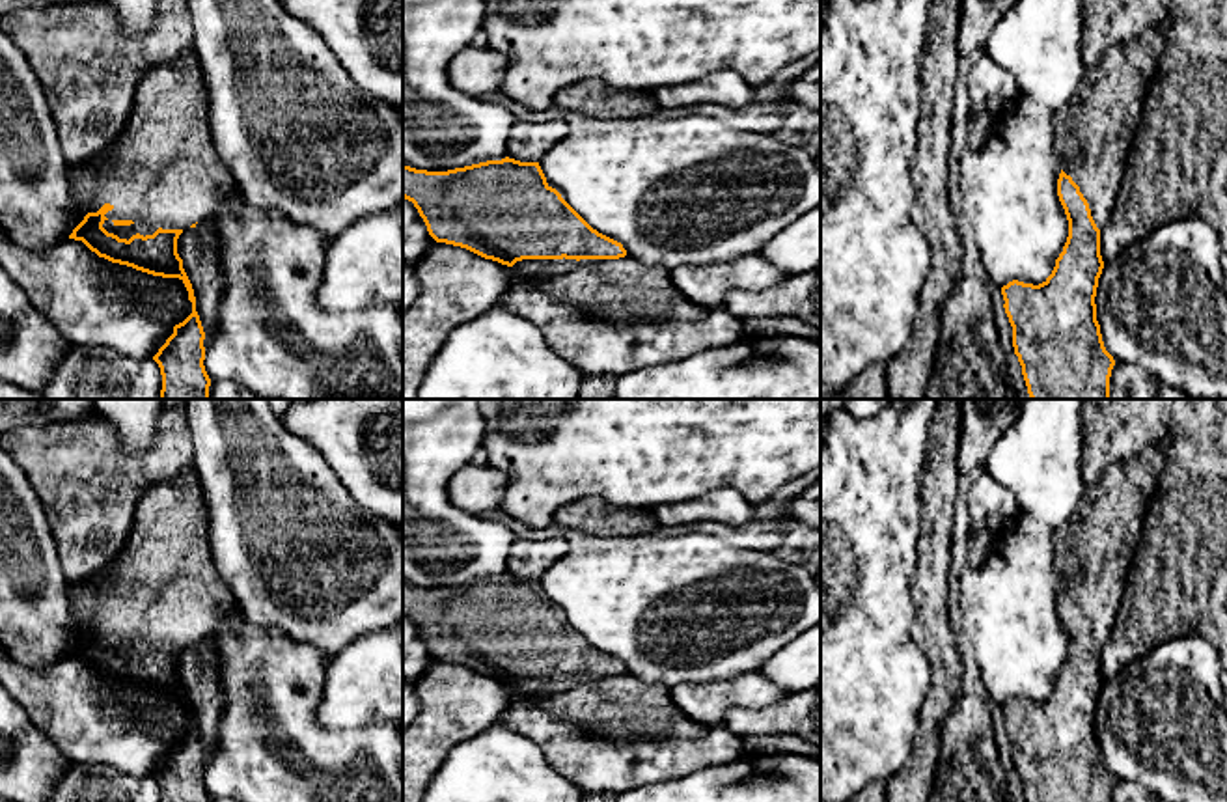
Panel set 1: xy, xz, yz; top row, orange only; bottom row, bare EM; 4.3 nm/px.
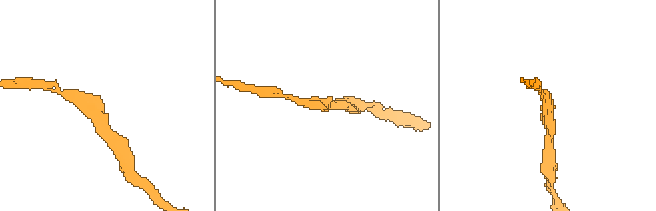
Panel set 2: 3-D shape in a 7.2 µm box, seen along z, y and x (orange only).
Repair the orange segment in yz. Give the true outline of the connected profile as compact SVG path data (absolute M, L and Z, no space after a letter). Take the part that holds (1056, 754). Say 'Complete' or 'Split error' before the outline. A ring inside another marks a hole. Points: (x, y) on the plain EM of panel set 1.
Split error. M1149 446L1134 455L1108 463L1098 477L1085 483L1085 492L1072 517L1055 526L1057 573L1063 582L1057 597L1057 614L1068 638L1068 655L1052 692L1042 701L1033 703L1013 698L1001 705L1003 726L1013 744L1013 765L1026 802L1110 802L1115 778L1104 765L1095 722L1098 696L1104 686L1100 649L1108 645L1113 632L1126 574L1164 466L1165 451L1162 446Z

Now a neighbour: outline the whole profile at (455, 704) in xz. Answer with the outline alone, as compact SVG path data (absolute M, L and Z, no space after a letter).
M446 660L429 664L412 686L420 712L403 733L403 802L420 802L449 750L500 722L511 699L507 683Z

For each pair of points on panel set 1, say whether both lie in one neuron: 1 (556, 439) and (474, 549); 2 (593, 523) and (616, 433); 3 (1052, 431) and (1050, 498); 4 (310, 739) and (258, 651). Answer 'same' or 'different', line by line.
1: different
2: different
3: same
4: same

